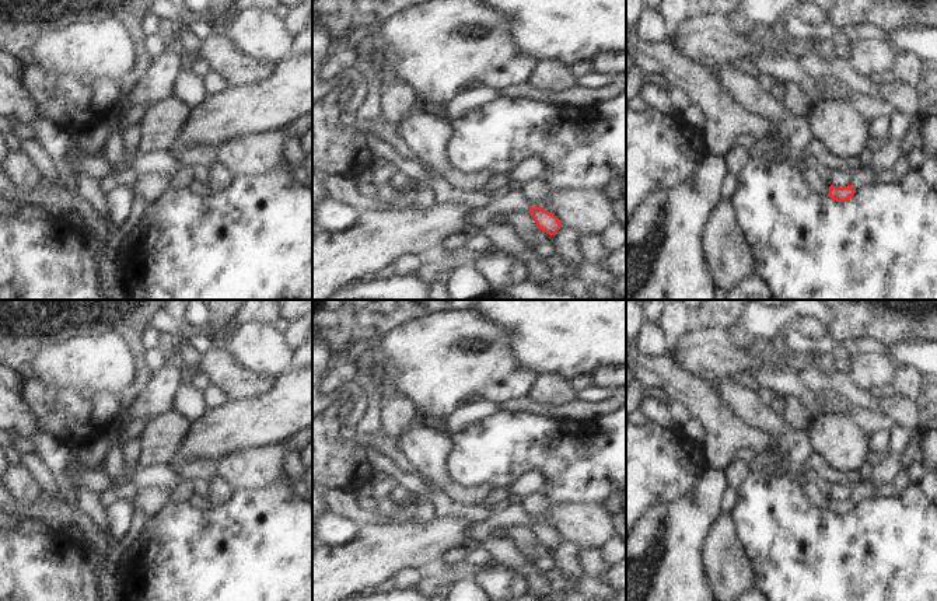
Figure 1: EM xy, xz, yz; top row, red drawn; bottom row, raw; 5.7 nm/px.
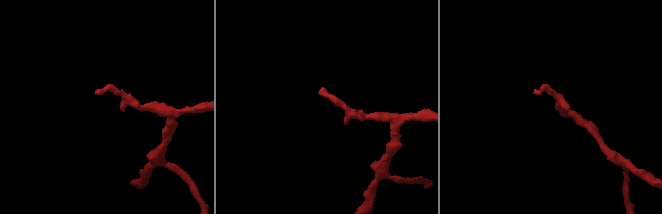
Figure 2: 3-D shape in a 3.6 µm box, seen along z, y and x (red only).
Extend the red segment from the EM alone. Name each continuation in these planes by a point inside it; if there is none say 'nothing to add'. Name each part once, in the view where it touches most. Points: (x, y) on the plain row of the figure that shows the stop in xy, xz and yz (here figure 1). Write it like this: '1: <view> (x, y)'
nothing to add

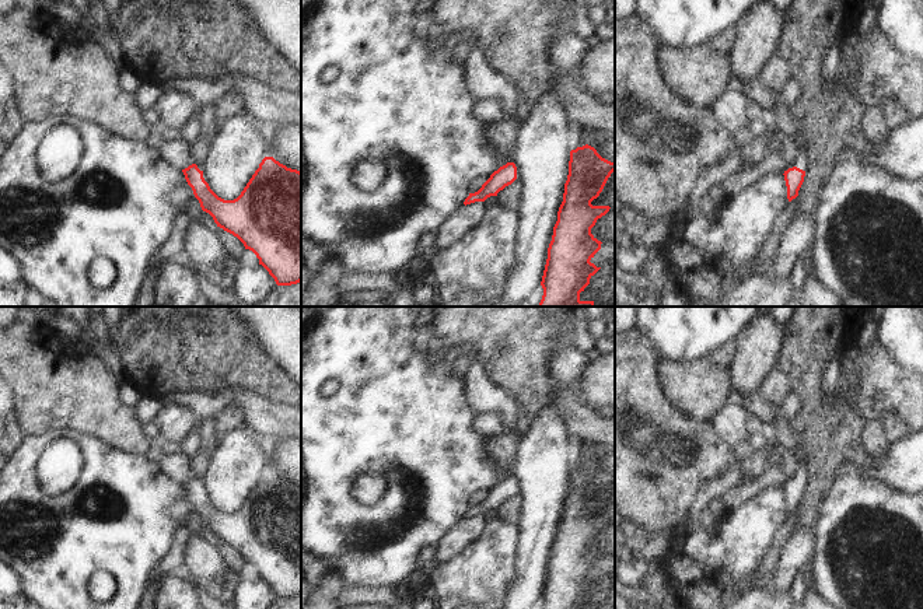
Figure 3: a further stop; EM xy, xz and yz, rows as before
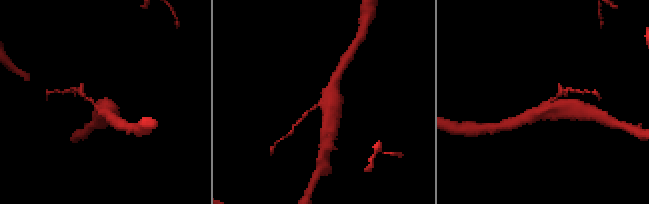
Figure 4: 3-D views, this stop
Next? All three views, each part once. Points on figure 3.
1: yz (801, 475)

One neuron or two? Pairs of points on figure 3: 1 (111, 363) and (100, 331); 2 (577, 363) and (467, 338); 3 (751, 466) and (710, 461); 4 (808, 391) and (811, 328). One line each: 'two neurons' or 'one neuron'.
1: one neuron
2: two neurons
3: two neurons
4: one neuron

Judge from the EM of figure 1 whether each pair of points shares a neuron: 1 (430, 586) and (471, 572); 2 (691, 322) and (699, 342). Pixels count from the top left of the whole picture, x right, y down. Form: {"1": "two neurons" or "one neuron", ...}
{"1": "one neuron", "2": "two neurons"}

